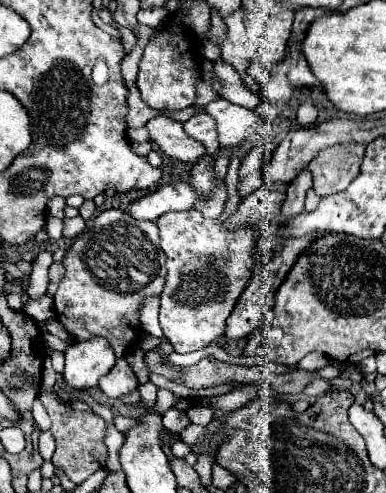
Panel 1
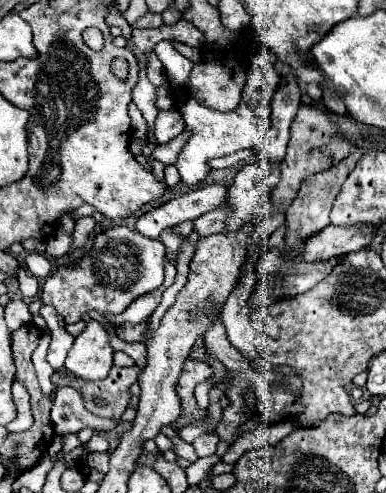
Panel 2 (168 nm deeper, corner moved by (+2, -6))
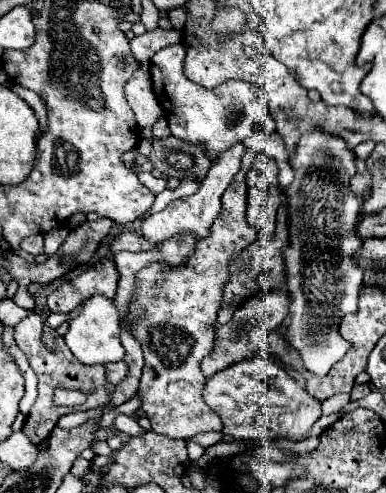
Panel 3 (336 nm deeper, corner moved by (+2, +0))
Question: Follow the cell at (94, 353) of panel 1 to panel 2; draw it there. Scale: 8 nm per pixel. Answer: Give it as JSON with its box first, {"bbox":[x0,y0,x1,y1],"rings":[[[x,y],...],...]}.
{"bbox":[65,320,113,380],"rings":[[[89,320],[67,354],[65,368],[85,380],[103,380],[113,366],[109,332],[97,320]]]}

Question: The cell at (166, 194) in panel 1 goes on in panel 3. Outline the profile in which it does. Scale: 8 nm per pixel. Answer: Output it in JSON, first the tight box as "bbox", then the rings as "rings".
{"bbox":[141,144,245,242],"rings":[[[243,144],[231,146],[229,150],[225,150],[221,154],[219,162],[215,166],[211,166],[211,170],[207,172],[205,180],[201,182],[201,190],[197,194],[187,196],[187,198],[177,198],[165,210],[143,218],[143,222],[141,222],[143,236],[149,238],[151,242],[163,242],[163,240],[167,240],[167,238],[171,238],[171,236],[175,236],[179,232],[189,230],[189,232],[197,234],[199,238],[205,238],[205,234],[209,234],[209,226],[213,224],[213,220],[217,218],[217,214],[221,210],[221,196],[223,196],[223,192],[227,190],[227,186],[231,184],[233,176],[241,168],[241,156],[243,156],[243,152],[245,152]]]}

